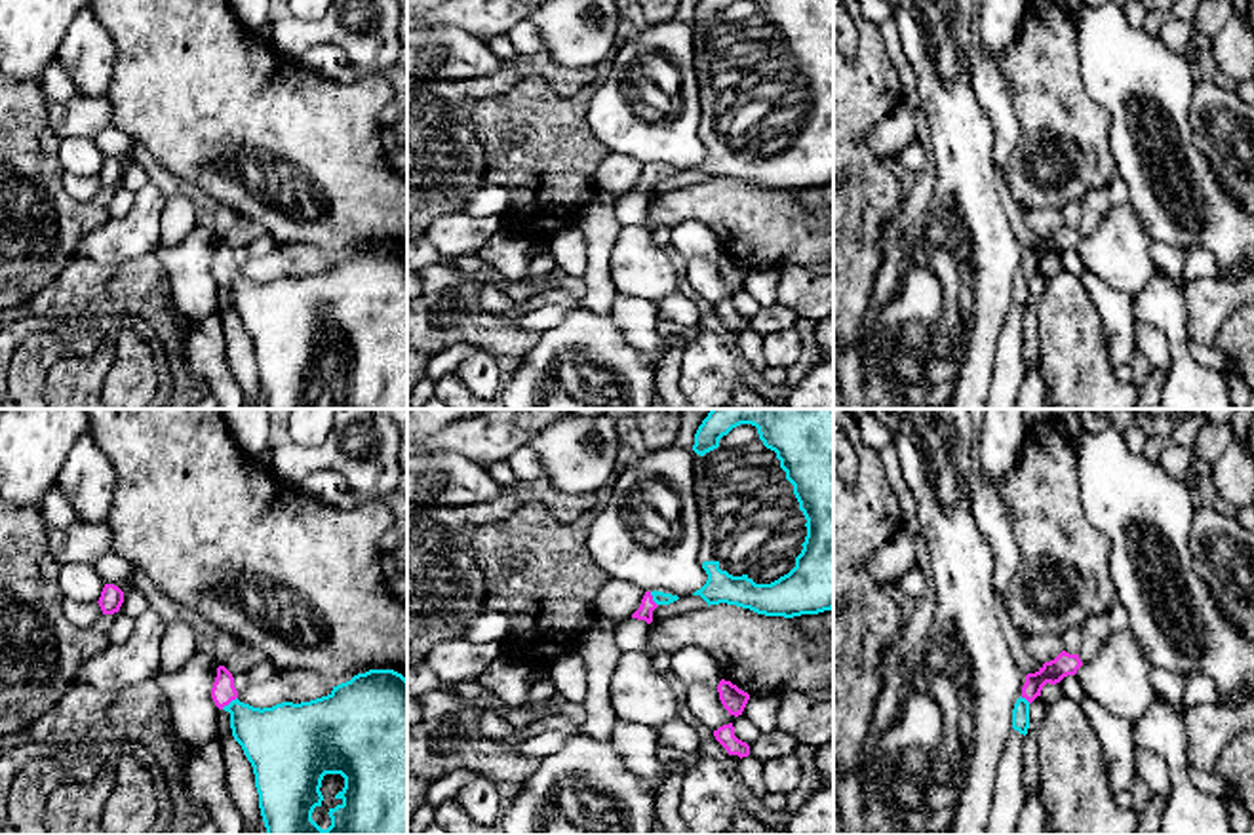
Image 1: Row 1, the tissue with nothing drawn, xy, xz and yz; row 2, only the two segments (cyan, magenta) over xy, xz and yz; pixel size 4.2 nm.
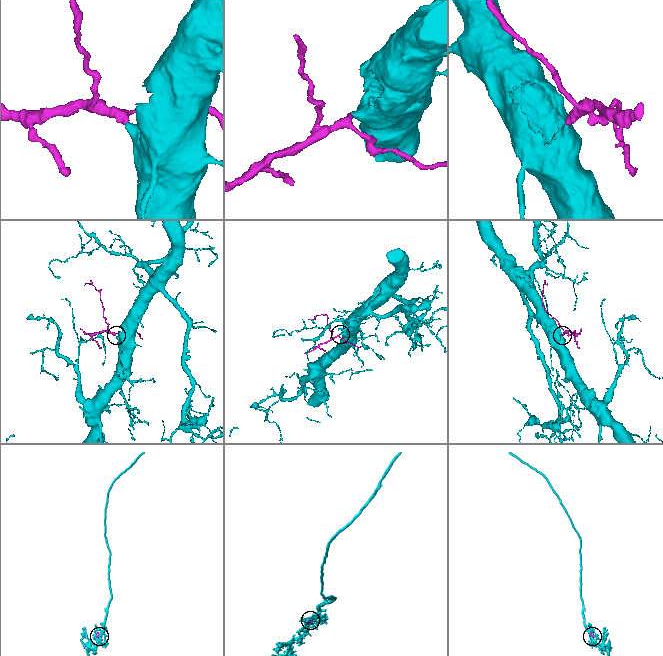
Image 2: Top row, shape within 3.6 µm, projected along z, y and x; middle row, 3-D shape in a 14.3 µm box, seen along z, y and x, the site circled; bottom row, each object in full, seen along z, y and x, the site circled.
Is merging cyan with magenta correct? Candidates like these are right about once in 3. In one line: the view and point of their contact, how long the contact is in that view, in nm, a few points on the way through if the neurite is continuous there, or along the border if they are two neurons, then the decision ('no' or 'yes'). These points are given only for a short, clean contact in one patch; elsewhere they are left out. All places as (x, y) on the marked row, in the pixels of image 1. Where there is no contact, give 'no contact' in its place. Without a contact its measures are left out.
xy (231, 702) | 90 nm | across xy (276, 740), (263, 735), (231, 702), (223, 693) | yes

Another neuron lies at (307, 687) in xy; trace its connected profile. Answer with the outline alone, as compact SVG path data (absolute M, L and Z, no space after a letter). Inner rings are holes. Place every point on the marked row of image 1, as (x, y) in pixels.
M297 671L285 702L301 704L331 694L333 685L310 671Z

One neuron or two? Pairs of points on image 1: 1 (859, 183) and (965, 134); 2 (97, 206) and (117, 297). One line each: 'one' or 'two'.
1: two
2: two

